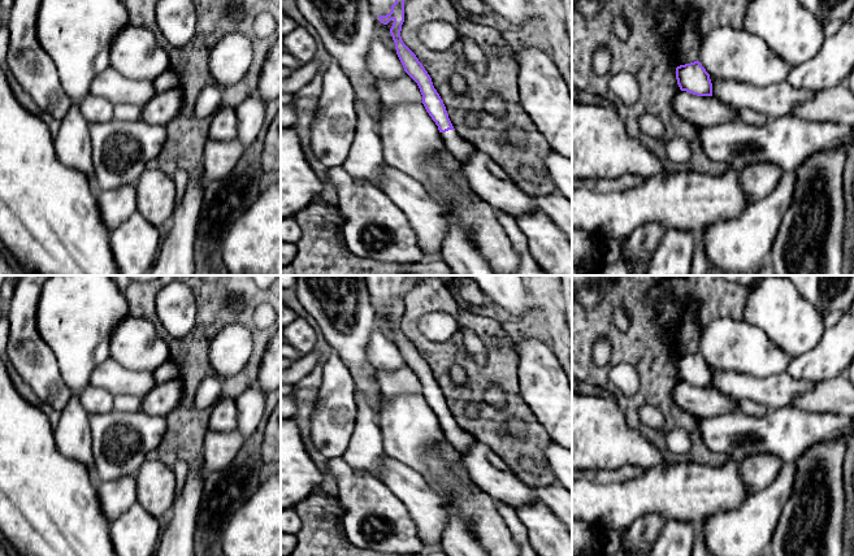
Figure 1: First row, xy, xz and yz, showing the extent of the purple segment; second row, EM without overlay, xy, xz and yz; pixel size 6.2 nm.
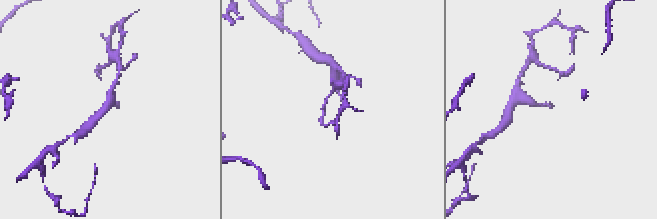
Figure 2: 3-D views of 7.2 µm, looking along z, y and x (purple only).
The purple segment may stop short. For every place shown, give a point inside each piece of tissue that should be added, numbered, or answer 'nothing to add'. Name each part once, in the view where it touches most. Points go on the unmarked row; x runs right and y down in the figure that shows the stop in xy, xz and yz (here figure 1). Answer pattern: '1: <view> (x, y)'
1: xz (462, 441)

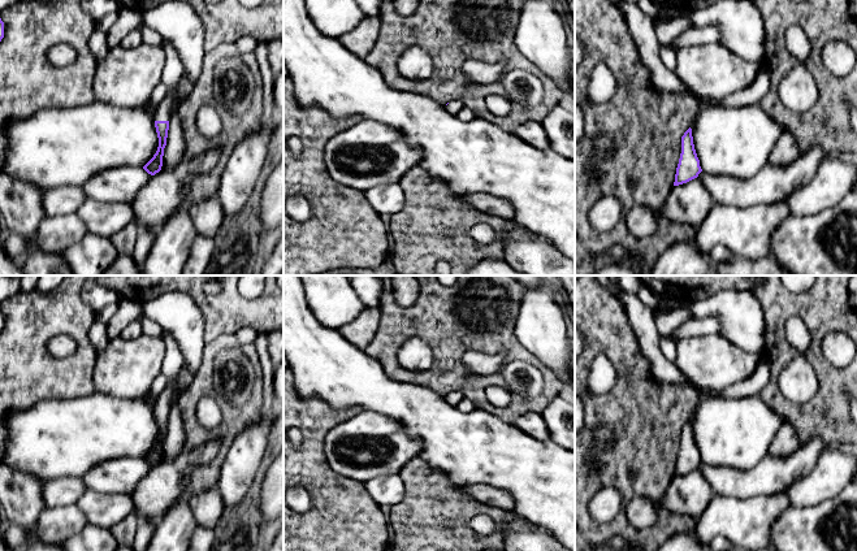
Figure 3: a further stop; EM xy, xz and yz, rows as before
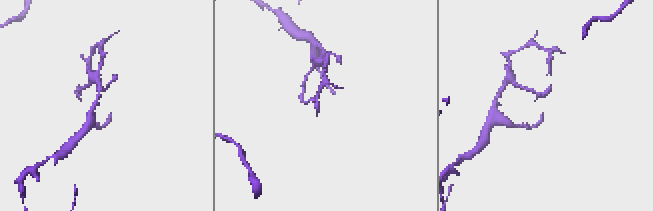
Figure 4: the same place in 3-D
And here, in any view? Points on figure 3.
1: xy (185, 378)

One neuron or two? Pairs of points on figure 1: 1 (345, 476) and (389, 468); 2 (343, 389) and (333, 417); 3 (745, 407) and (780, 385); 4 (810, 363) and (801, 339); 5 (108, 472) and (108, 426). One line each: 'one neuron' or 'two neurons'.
1: two neurons
2: one neuron
3: two neurons
4: two neurons
5: one neuron

